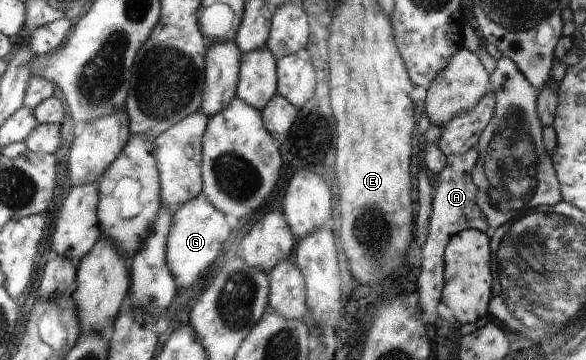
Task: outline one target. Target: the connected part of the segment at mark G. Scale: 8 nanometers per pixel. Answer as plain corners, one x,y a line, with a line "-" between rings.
201,192
195,199
191,199
174,213
172,227
166,244
166,263
175,279
181,287
189,287
199,281
199,275
215,261
215,257
221,253
221,247
225,239
229,237
229,223
225,215
212,203
209,203
205,193

